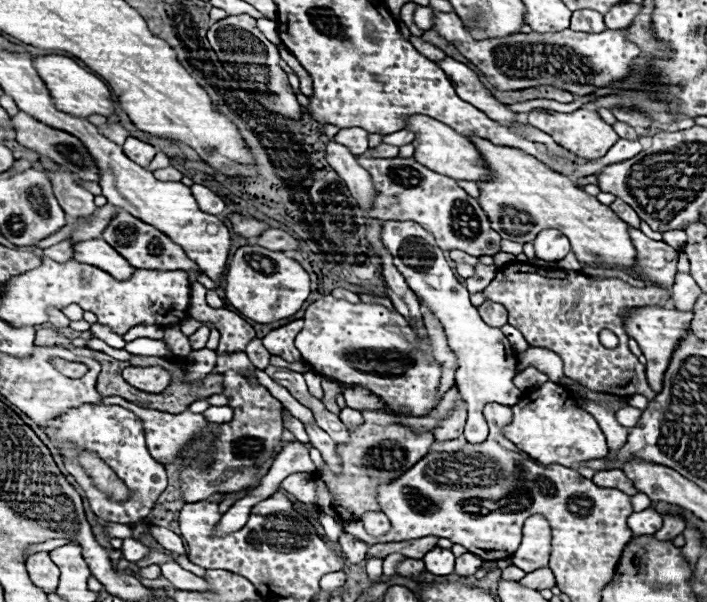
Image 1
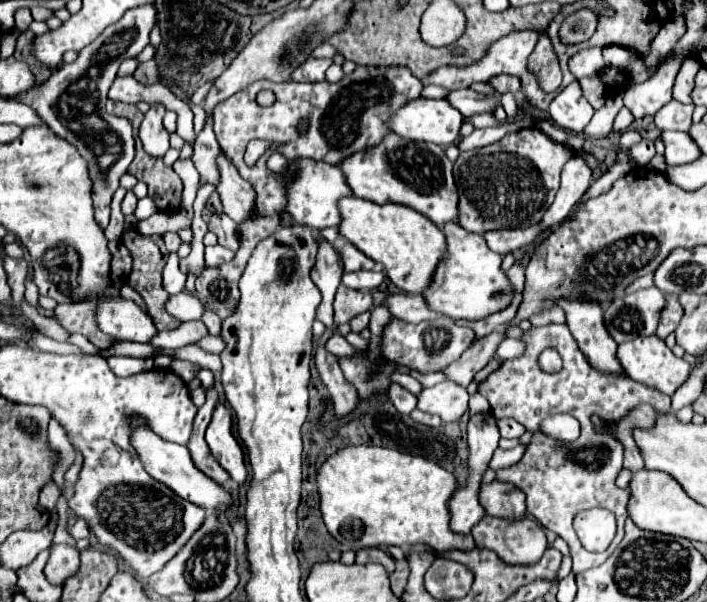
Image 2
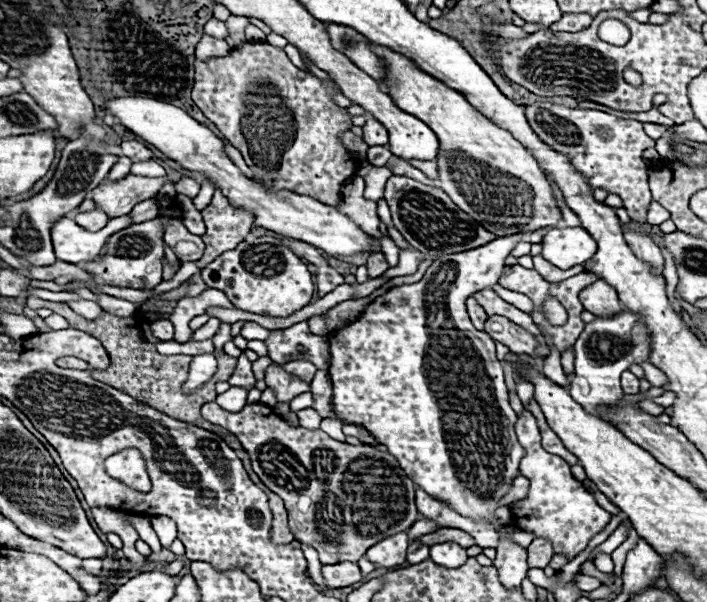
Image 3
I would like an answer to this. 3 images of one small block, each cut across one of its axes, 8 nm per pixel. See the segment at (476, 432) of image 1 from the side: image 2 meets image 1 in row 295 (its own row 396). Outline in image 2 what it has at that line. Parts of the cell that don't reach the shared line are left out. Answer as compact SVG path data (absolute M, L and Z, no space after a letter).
M440 382L432 388L422 388L416 398L418 410L438 414L442 422L454 422L468 410L468 392L450 382Z

